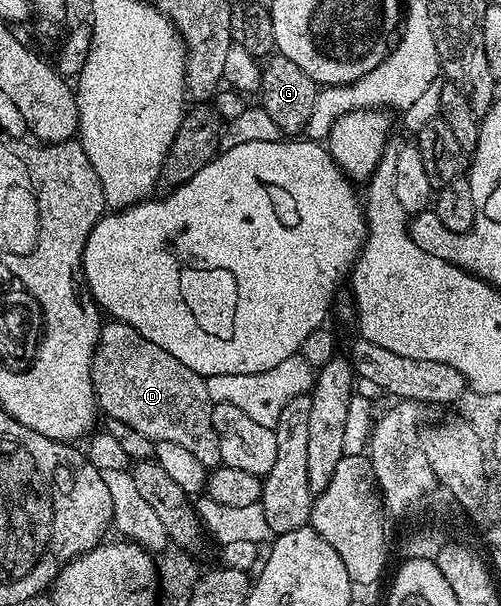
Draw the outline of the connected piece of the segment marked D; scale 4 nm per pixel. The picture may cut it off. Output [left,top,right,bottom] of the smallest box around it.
[90,319,222,467]

